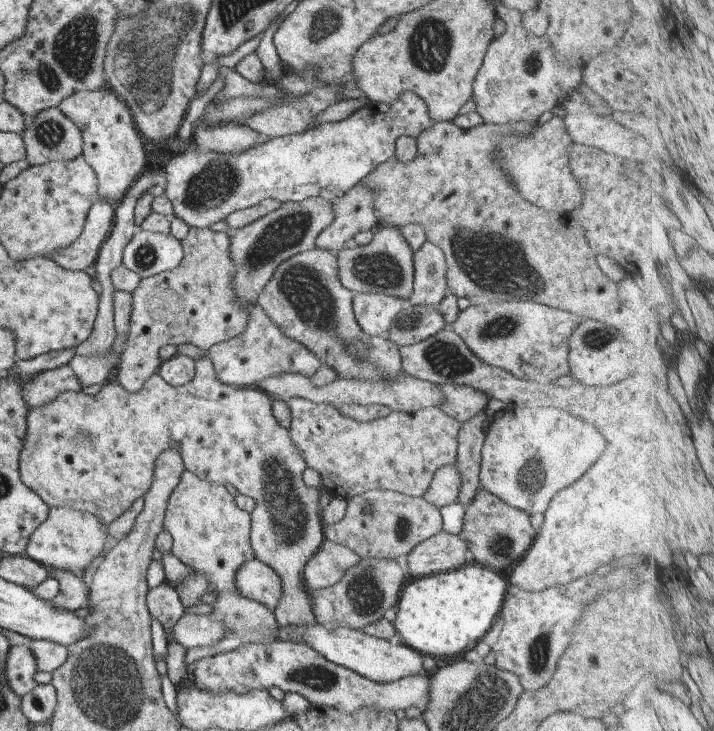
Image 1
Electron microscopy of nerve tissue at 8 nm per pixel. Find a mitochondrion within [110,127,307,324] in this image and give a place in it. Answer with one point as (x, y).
(214, 185)

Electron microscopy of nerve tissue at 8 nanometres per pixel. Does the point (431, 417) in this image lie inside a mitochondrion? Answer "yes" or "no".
no

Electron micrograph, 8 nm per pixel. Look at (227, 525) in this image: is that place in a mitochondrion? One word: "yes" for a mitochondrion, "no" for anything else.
no

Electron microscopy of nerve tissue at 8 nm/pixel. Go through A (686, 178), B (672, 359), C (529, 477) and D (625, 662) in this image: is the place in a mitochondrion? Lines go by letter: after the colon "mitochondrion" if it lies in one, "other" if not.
A: other
B: other
C: mitochondrion
D: other

